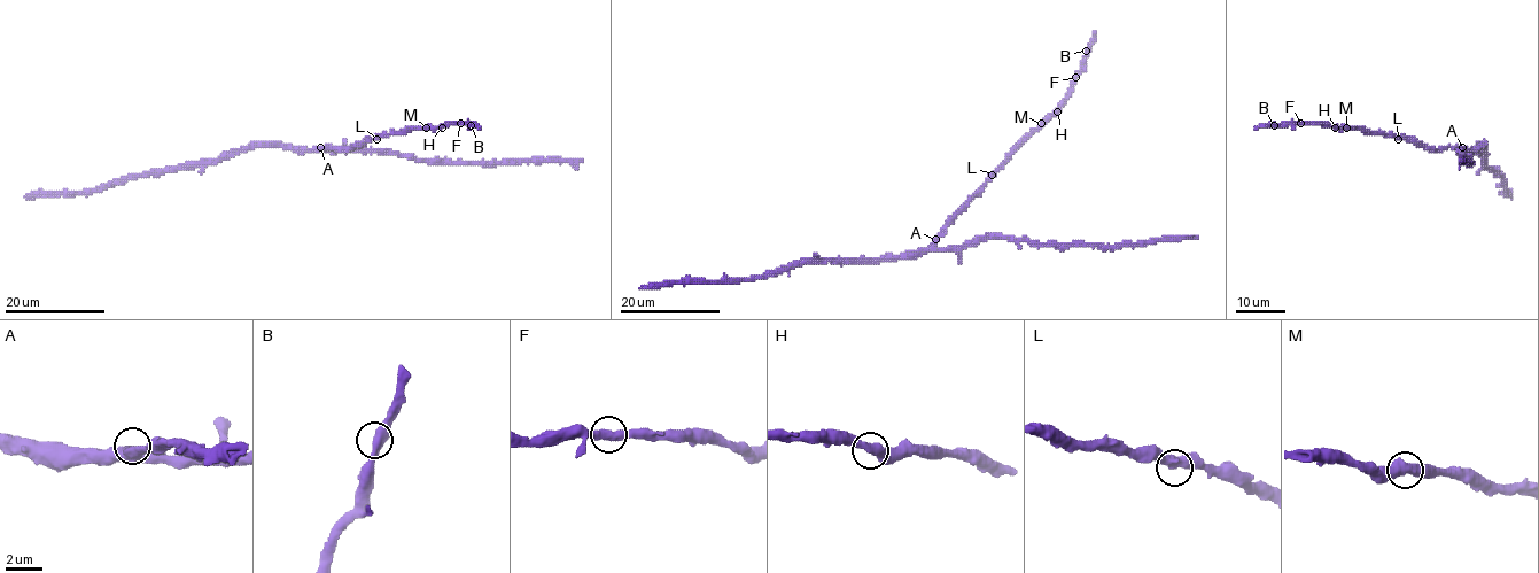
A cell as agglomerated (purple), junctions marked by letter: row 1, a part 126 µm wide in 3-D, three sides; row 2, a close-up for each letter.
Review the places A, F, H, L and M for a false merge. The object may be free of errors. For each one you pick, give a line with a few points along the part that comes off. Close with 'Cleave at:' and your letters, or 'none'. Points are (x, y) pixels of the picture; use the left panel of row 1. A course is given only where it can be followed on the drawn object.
Cleave at: none

